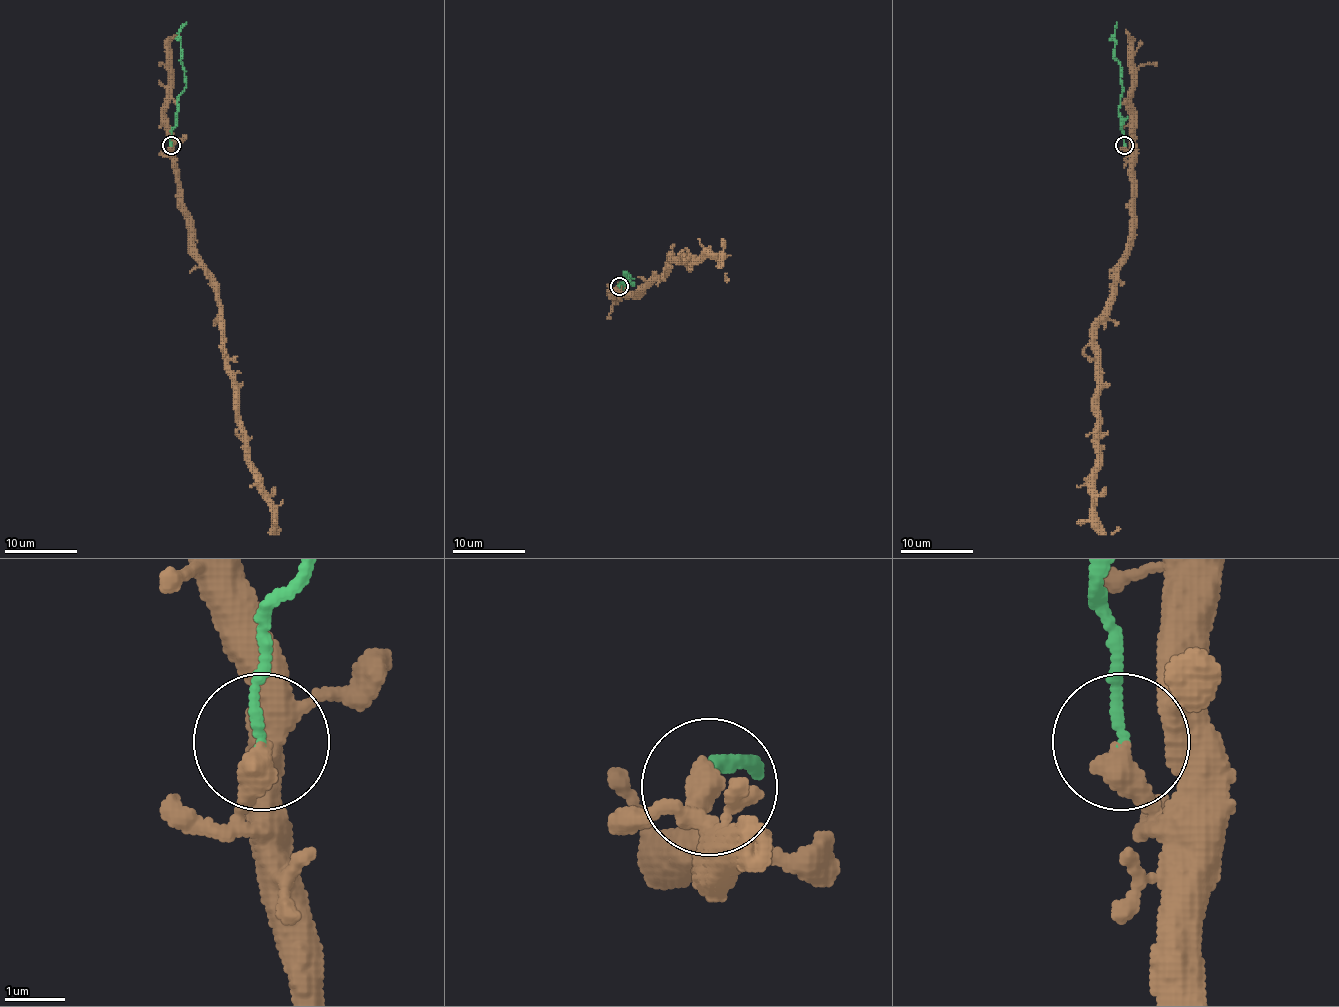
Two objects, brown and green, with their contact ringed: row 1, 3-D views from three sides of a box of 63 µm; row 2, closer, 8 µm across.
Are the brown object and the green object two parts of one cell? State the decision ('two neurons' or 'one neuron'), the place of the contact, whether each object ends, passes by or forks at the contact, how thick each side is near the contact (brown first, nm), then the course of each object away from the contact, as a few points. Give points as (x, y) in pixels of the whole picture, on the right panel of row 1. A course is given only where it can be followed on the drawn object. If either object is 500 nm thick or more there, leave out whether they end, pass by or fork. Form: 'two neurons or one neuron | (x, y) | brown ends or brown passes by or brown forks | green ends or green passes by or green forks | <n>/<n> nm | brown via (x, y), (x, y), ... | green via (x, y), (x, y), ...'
two neurons | (1124, 145) | brown ends | green ends | 440/160 nm | brown via (1124, 146), (1129, 253), (1097, 329), (1095, 365), (1095, 521), (1106, 532), (1120, 529) | green via (1124, 146), (1118, 111), (1122, 86), (1120, 62), (1115, 57), (1117, 22)

